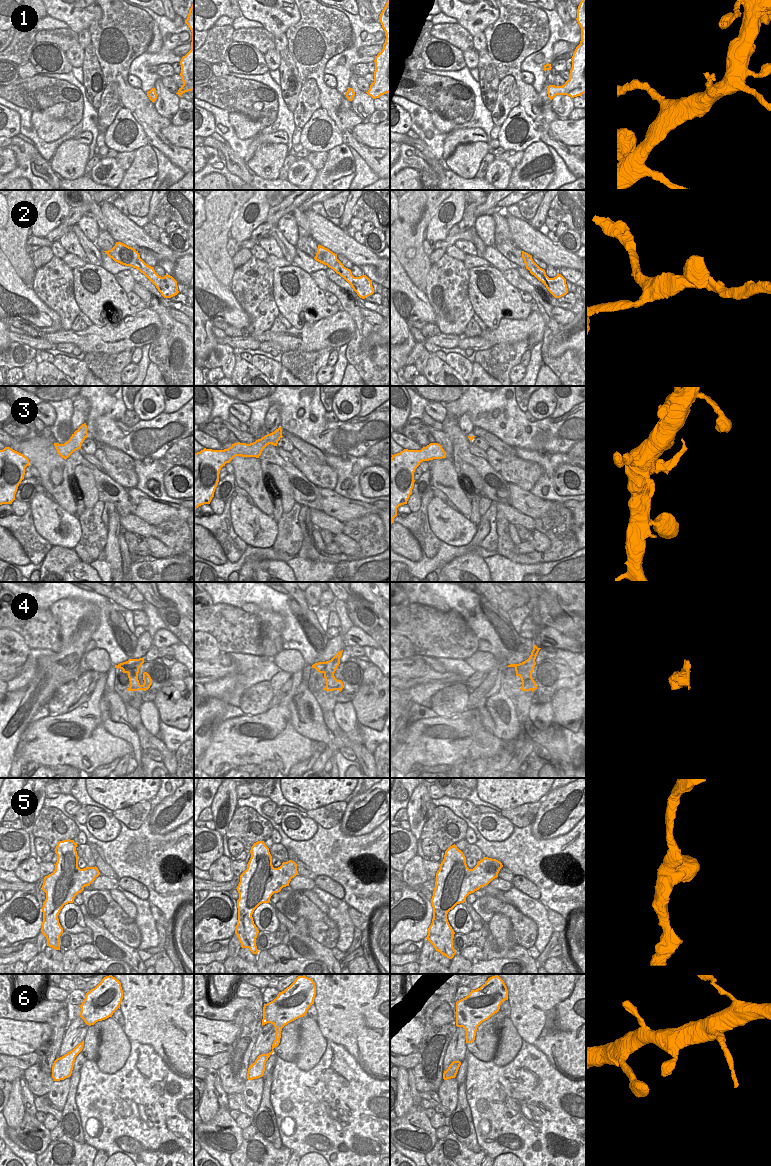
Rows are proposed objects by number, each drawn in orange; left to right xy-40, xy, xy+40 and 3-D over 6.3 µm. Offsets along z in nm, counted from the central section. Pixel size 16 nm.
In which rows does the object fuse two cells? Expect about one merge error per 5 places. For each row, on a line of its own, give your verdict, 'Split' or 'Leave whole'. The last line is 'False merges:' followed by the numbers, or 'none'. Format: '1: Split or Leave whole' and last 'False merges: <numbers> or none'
1: Leave whole
2: Leave whole
3: Leave whole
4: Leave whole
5: Leave whole
6: Leave whole
False merges: none.

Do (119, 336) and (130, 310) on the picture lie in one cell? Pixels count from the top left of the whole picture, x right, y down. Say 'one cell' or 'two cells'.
two cells

